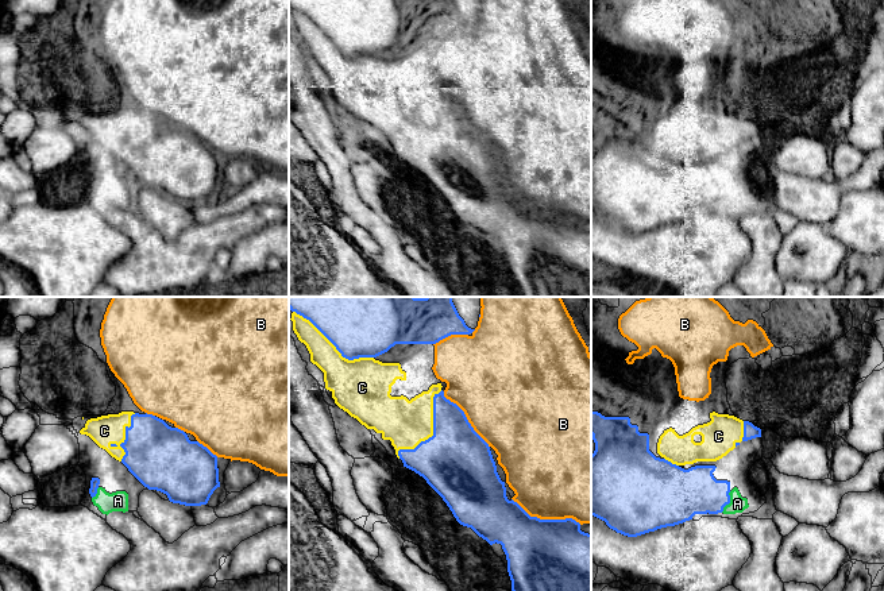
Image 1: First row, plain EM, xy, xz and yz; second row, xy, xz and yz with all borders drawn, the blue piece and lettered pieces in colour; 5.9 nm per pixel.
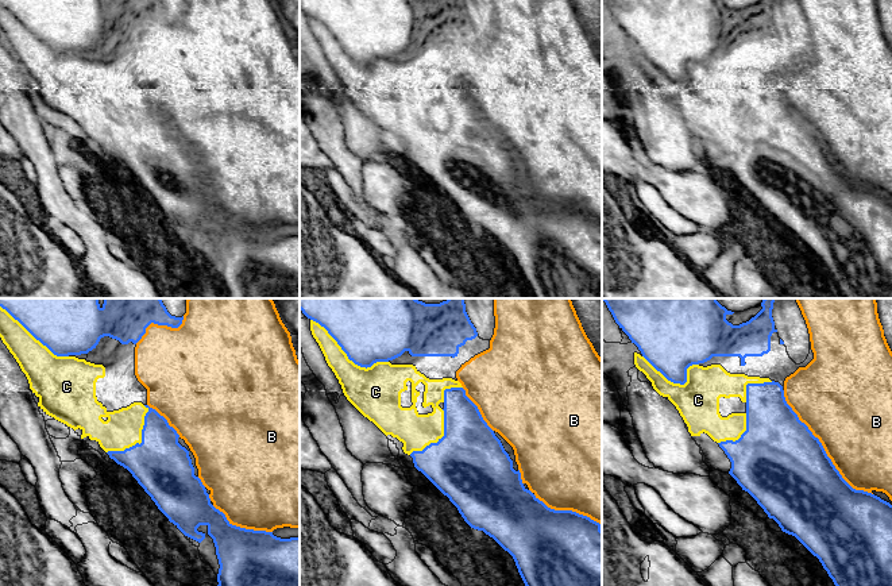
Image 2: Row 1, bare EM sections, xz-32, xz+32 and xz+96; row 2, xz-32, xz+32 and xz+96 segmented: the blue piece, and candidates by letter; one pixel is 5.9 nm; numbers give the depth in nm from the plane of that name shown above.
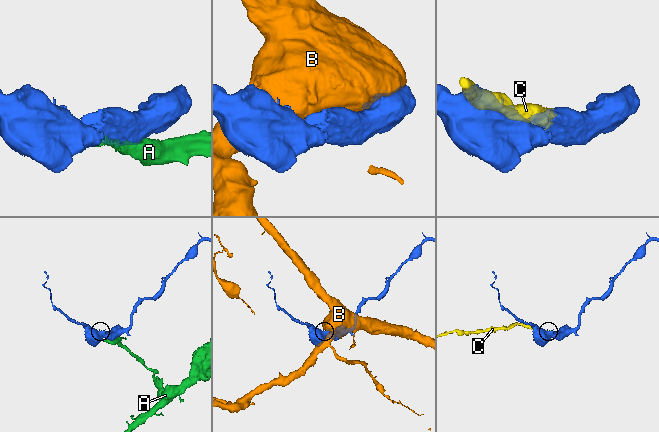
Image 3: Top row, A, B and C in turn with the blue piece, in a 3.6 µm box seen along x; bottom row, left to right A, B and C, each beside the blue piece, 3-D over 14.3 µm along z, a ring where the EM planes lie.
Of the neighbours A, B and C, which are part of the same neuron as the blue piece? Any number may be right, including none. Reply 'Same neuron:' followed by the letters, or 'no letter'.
Same neuron: C

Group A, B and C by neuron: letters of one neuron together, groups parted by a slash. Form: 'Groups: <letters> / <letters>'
Groups: A / B / C

